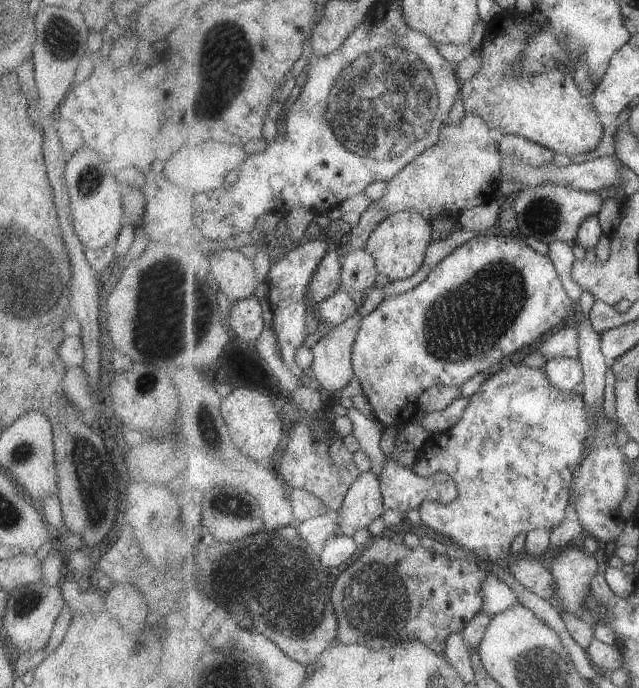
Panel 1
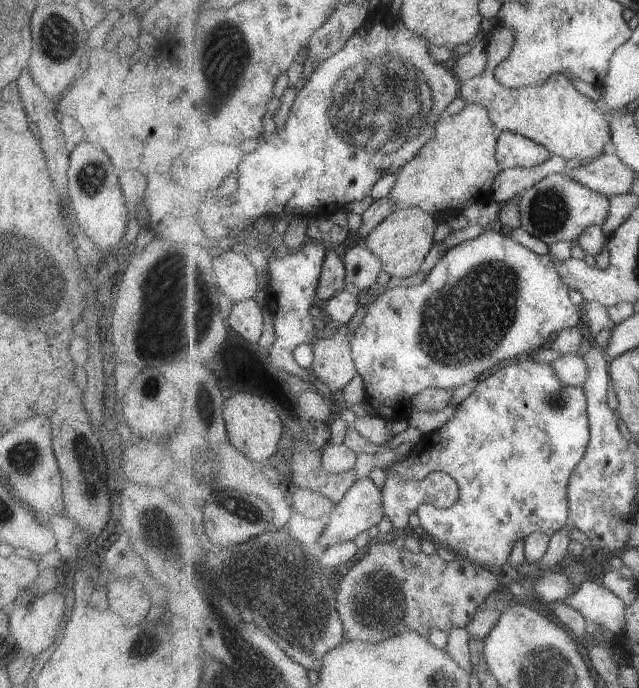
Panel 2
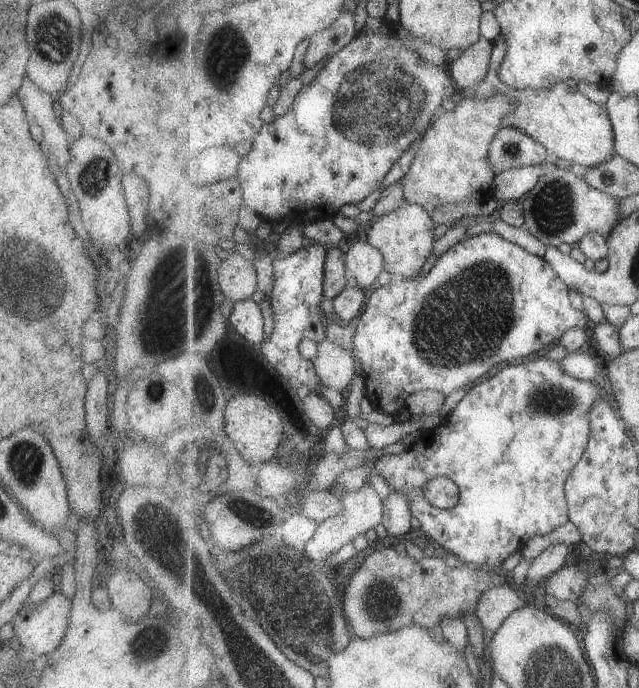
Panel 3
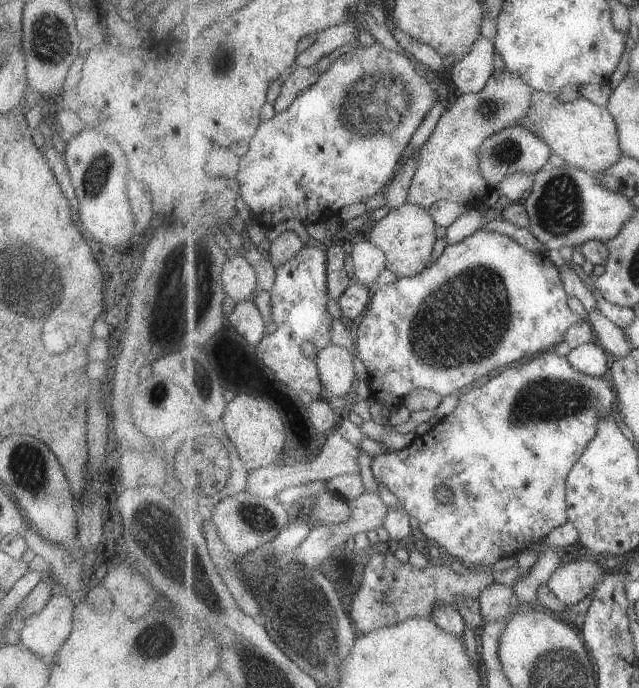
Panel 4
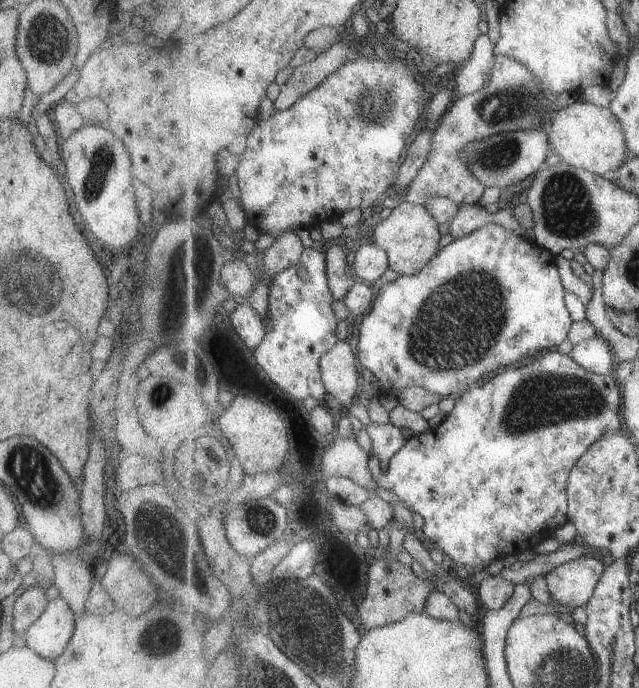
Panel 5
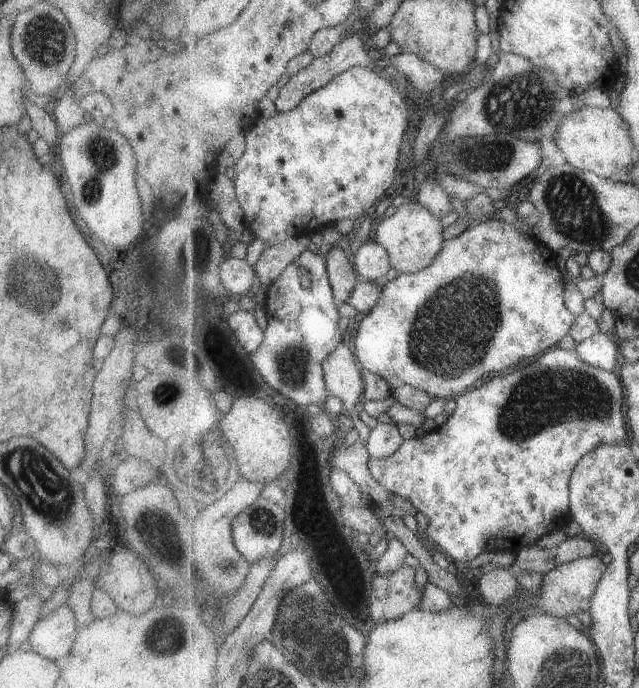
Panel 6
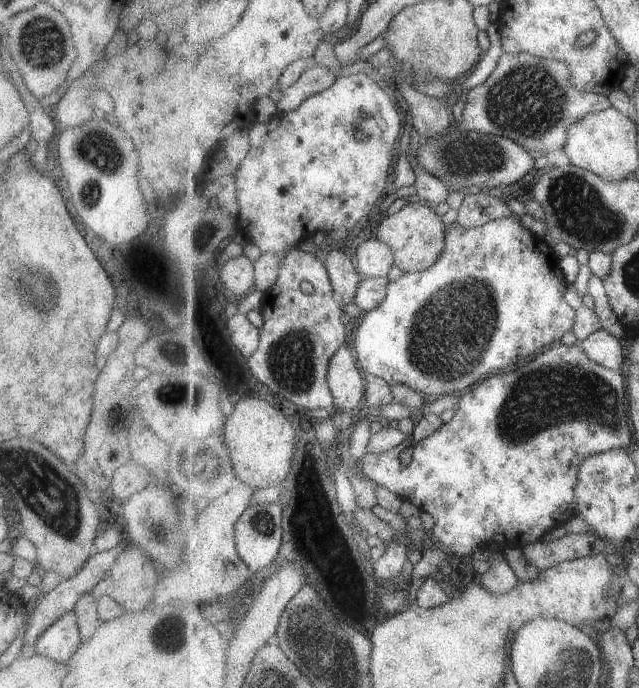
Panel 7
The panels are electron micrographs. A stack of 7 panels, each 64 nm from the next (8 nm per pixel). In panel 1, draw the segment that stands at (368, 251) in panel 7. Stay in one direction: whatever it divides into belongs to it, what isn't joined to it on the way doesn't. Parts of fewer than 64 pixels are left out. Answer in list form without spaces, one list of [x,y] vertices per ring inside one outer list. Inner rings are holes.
[[[366,248],[351,252],[343,257],[343,274],[341,274],[341,289],[348,293],[360,292],[365,295],[373,288],[378,270],[375,258]]]

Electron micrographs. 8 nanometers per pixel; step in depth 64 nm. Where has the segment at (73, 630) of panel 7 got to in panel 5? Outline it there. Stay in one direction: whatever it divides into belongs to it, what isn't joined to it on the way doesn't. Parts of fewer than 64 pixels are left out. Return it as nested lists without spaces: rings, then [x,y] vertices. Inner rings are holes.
[[[63,598],[46,602],[45,610],[23,632],[24,645],[41,658],[54,661],[66,649],[75,626],[75,617]]]

